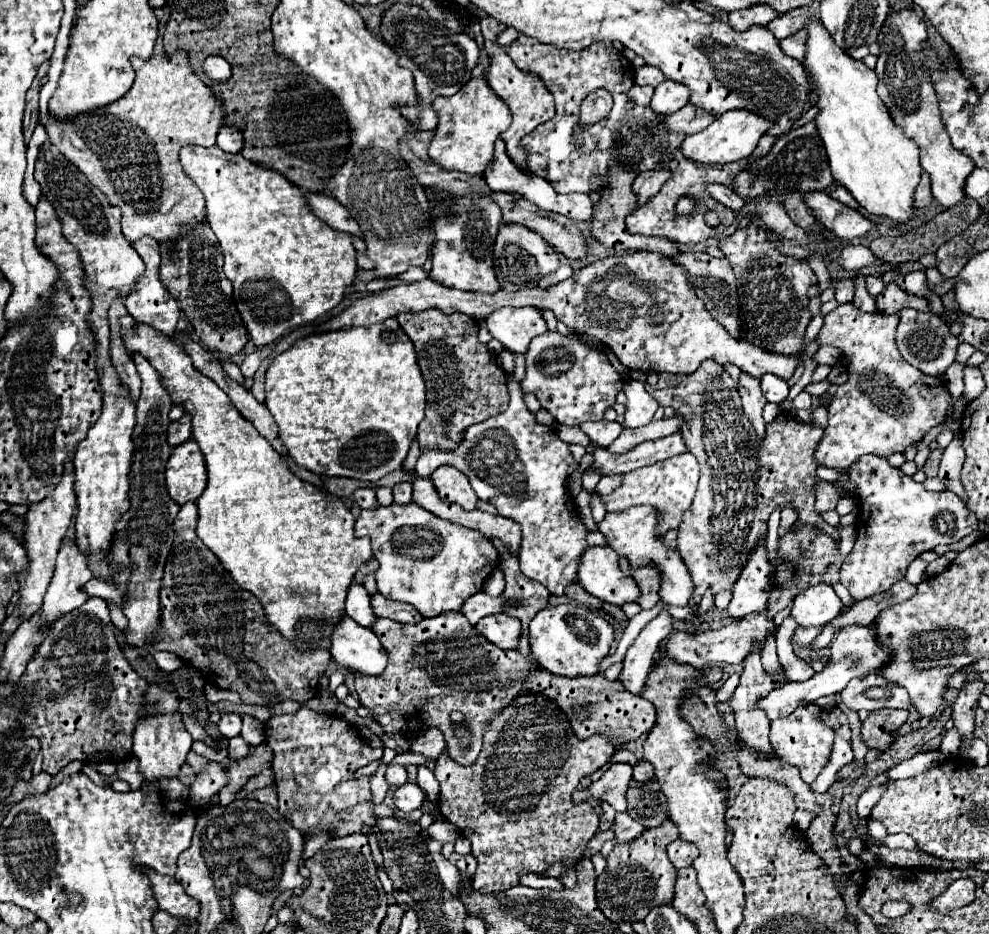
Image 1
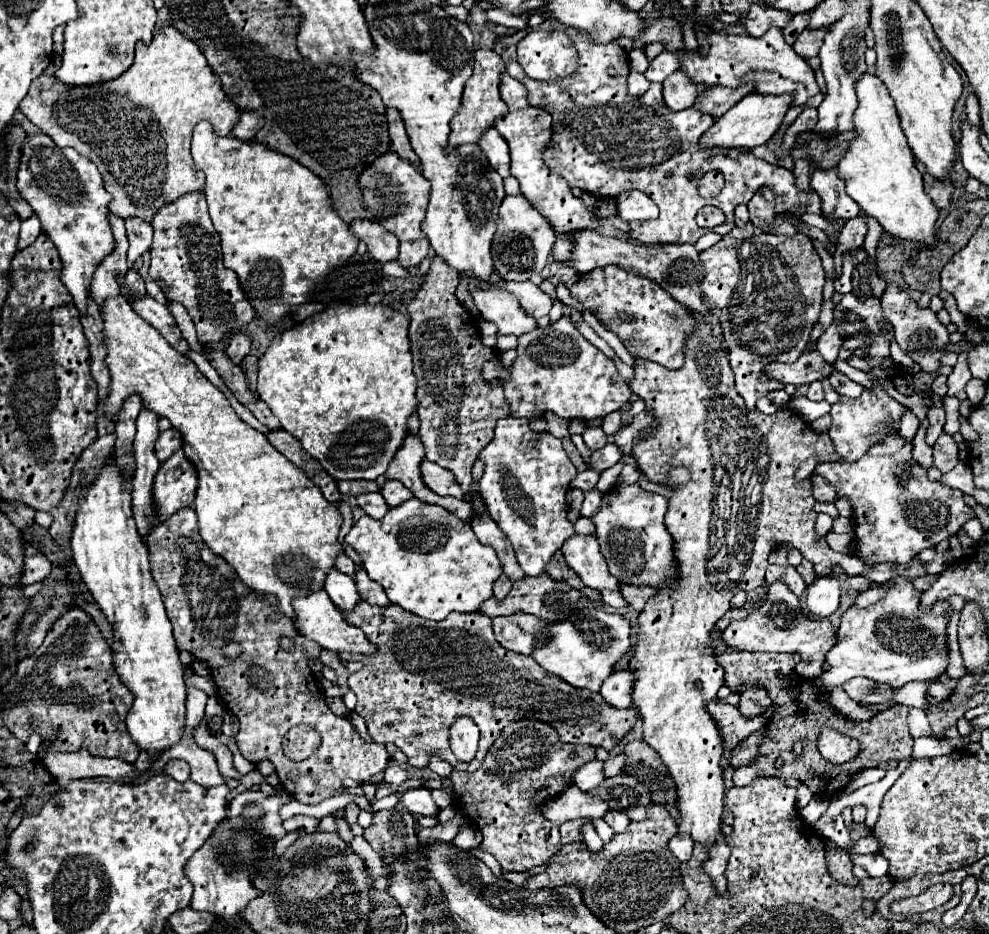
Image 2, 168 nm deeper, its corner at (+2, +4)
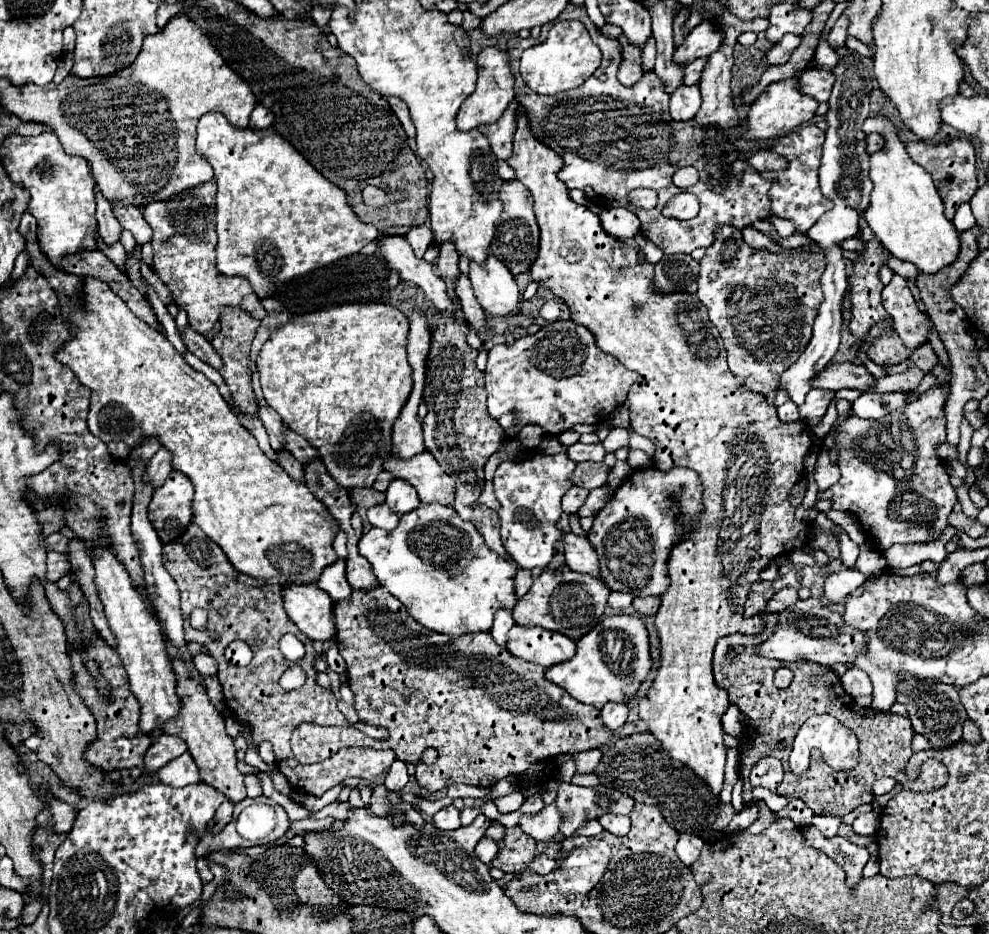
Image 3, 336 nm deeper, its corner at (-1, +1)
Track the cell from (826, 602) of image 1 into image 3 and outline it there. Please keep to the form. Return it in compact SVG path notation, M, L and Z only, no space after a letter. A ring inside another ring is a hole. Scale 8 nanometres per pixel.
M844 568L840 572L834 572L824 582L824 598L828 602L844 602L846 596L850 596L852 590L856 590L860 584L864 584L866 576L858 572L856 568Z

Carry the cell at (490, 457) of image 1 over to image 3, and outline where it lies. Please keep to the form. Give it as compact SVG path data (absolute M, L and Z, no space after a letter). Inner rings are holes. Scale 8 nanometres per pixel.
M530 452L522 458L504 460L494 472L494 490L500 500L500 522L502 522L502 544L510 552L512 560L520 568L546 568L552 560L554 544L562 540L562 532L556 528L562 516L562 496L572 486L572 472L576 462L568 454L546 456Z

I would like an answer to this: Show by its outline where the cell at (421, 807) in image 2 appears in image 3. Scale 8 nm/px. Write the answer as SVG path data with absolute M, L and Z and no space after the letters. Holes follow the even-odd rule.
M446 806L442 810L438 810L434 816L432 816L432 822L436 828L440 830L454 830L454 828L460 828L460 818L458 818L458 810L454 806Z

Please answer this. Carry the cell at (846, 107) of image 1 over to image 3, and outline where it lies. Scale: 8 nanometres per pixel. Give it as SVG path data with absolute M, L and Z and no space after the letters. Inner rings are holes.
M878 112L864 122L864 132L878 132L884 138L884 148L870 156L870 180L874 184L870 192L870 204L864 210L864 218L878 240L888 252L900 260L908 260L918 266L920 272L938 272L952 264L958 256L960 242L958 230L944 216L944 206L932 178L910 160L904 142L898 136L890 116Z

